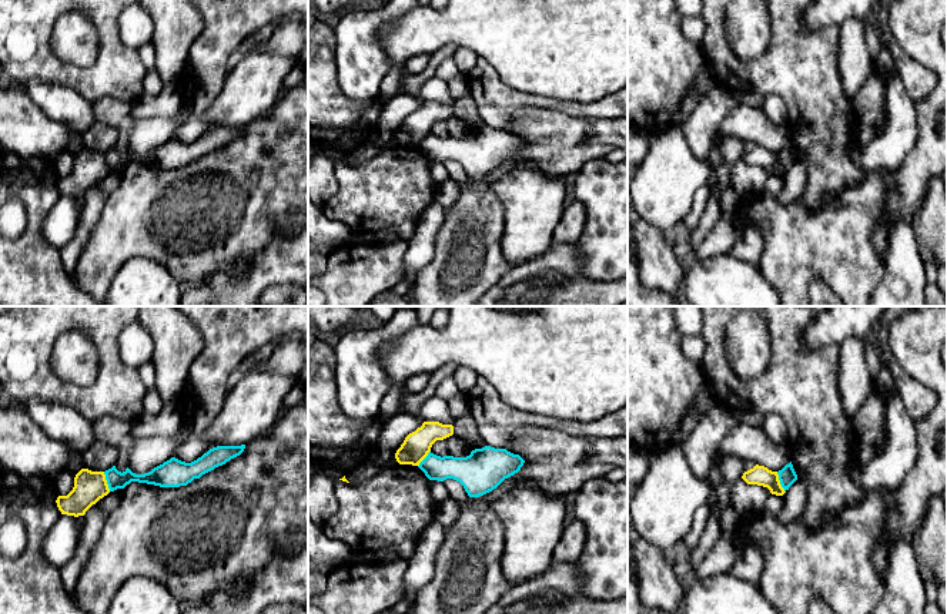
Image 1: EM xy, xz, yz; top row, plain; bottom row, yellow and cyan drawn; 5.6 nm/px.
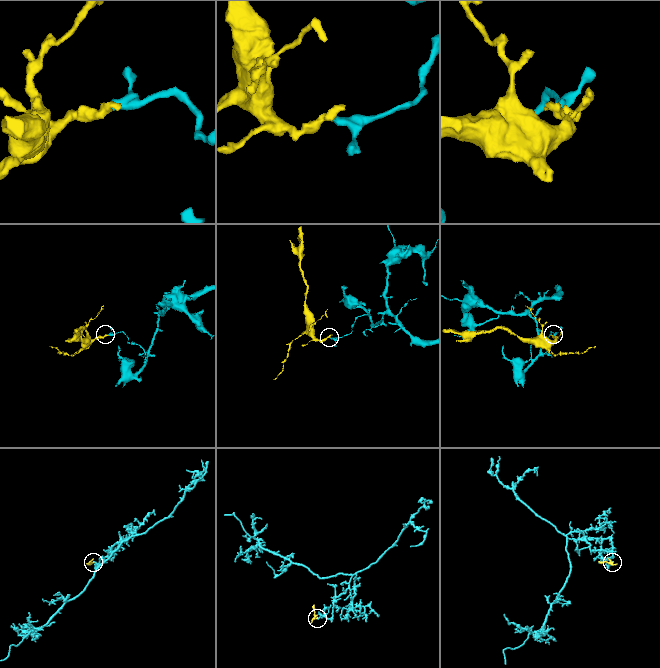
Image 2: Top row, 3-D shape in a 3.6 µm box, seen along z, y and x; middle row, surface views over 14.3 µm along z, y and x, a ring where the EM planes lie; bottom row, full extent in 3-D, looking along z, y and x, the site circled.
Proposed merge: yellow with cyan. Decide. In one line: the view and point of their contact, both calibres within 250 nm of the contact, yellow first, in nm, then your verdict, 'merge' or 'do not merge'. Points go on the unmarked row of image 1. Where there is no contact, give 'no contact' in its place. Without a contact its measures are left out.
contact yz (779, 163); calibres 110 and 100 nm; do not merge

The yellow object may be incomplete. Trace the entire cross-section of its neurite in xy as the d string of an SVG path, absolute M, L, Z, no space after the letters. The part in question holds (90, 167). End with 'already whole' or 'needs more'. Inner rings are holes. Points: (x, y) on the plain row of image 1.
M81 150L74 158L73 171L67 177L58 177L56 184L61 195L78 198L108 174L104 152Z | already whole

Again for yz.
M756 145L753 150L743 154L742 160L747 165L767 168L772 175L783 177L786 172L780 165L777 152L772 152L764 147Z | already whole

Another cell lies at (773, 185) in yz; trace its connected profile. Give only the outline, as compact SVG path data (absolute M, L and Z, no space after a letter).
M770 175L769 179L764 182L762 194L767 195L779 195L784 185L784 177Z

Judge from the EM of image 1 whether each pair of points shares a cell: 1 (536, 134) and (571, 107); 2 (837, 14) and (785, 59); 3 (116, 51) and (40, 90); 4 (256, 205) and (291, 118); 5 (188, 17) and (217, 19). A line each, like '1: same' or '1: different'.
1: different
2: different
3: different
4: same
5: different

